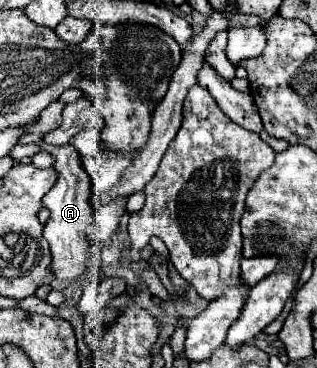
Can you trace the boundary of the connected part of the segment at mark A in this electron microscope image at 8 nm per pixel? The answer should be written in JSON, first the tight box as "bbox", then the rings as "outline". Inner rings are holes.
{"bbox":[36,142,94,280],"outline":[[[36,142],[38,150],[48,152],[54,158],[54,168],[58,172],[58,182],[44,196],[44,206],[50,210],[50,220],[44,226],[44,238],[50,244],[52,252],[52,272],[58,280],[78,280],[86,274],[88,268],[88,240],[86,230],[94,220],[94,204],[90,202],[92,186],[90,178],[80,162],[80,154],[74,146],[50,146],[48,142]]]}

